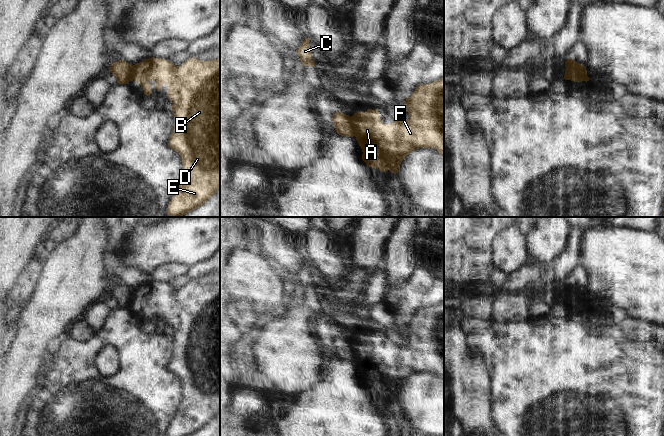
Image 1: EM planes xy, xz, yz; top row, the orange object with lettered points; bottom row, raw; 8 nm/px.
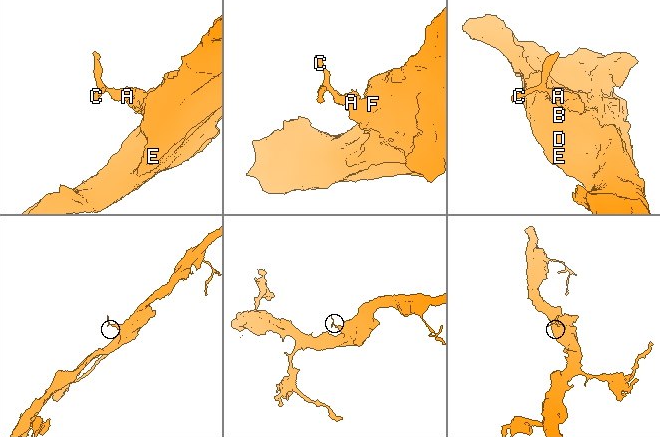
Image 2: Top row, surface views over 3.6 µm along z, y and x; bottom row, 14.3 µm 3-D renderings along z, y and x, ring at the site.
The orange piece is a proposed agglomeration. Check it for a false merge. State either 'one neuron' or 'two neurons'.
two neurons

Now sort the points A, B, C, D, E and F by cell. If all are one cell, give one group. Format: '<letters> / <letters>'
A B D E F / C

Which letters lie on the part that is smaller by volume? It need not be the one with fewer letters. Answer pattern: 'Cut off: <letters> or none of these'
Cut off: C

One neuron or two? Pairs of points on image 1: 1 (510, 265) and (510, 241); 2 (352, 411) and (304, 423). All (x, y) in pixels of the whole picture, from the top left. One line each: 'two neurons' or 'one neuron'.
1: one neuron
2: one neuron

